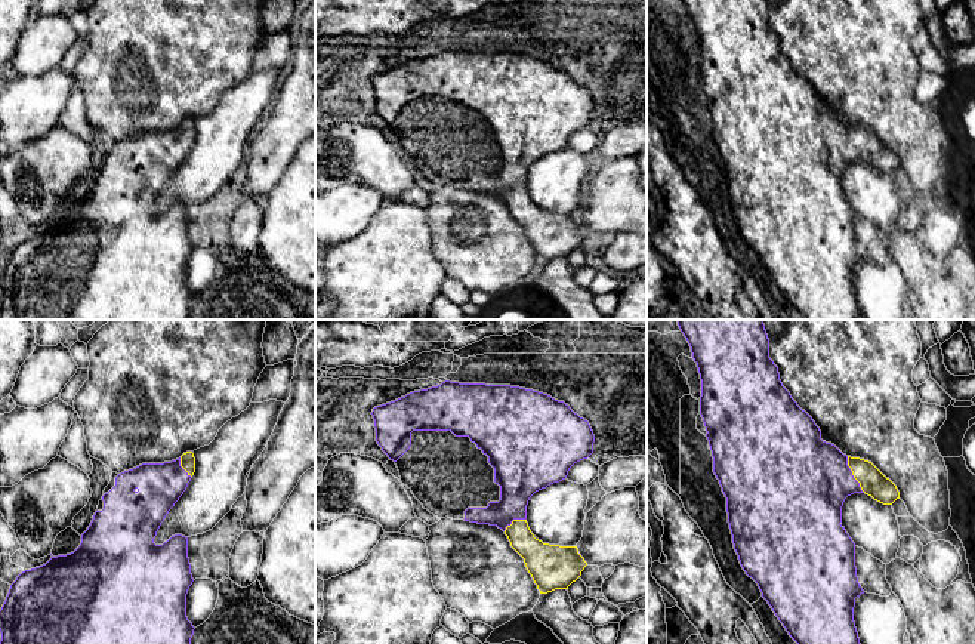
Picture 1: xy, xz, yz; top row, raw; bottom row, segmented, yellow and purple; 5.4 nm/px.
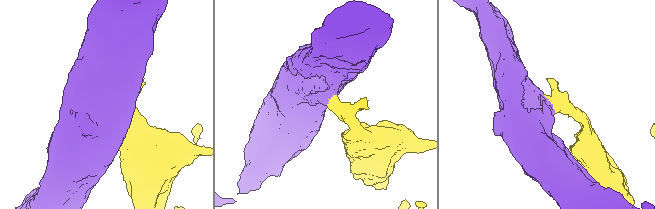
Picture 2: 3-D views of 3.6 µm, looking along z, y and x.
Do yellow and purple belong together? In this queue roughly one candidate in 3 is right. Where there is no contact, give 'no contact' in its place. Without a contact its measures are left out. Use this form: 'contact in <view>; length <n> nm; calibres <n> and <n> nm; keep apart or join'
contact in yz; length 220 nm; calibres 140 and 460 nm; join

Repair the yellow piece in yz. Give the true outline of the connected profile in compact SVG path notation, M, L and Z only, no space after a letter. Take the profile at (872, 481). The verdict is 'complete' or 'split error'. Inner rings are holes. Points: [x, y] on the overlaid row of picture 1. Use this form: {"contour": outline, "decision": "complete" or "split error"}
{"contour": "M678 320L678 326L686 338L692 358L698 367L701 379L700 415L707 431L706 437L713 456L713 472L726 497L732 543L743 570L758 583L762 597L768 601L778 620L797 644L860 644L854 622L854 607L855 598L864 594L864 591L857 577L855 543L840 524L842 506L845 499L854 493L866 493L883 505L892 505L900 499L897 486L871 462L846 456L834 444L821 440L820 428L812 417L797 406L780 380L778 367L769 358L769 339L763 320Z", "decision": "split error"}

